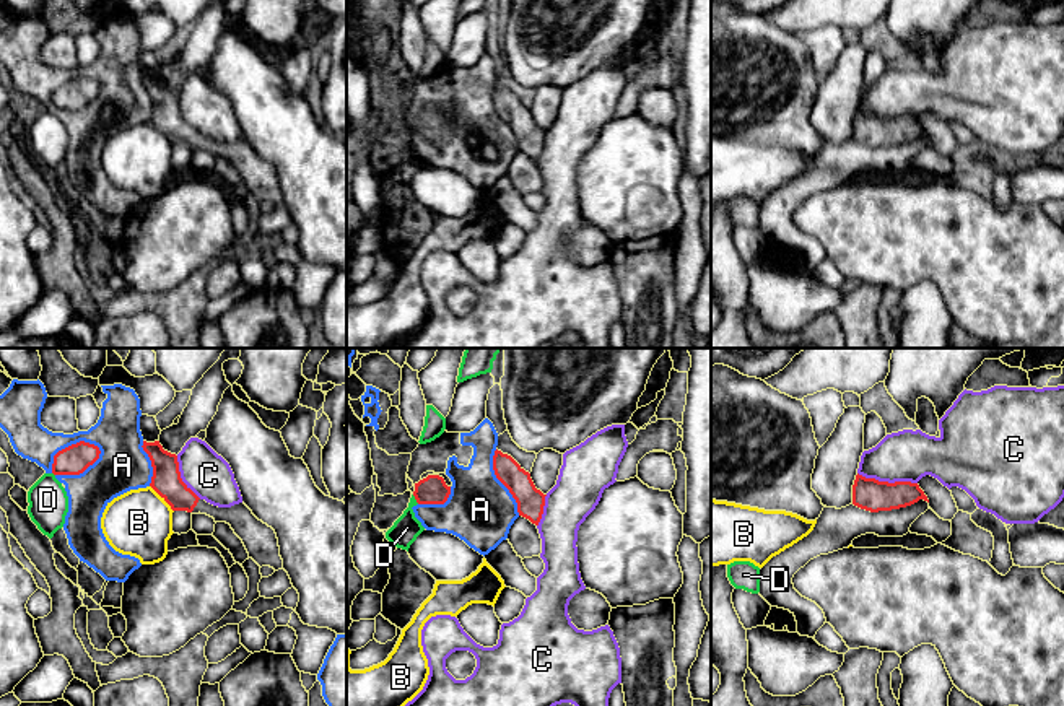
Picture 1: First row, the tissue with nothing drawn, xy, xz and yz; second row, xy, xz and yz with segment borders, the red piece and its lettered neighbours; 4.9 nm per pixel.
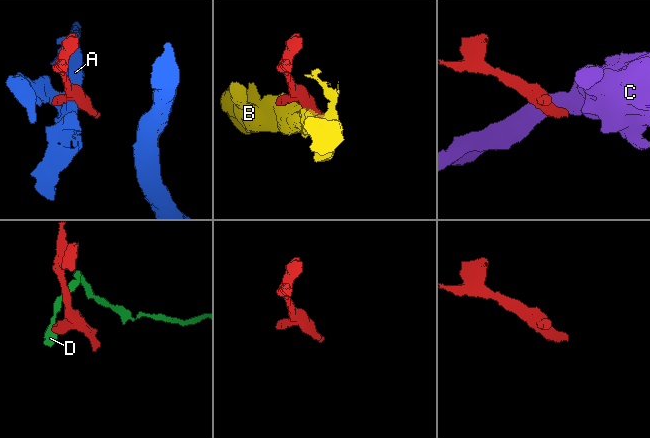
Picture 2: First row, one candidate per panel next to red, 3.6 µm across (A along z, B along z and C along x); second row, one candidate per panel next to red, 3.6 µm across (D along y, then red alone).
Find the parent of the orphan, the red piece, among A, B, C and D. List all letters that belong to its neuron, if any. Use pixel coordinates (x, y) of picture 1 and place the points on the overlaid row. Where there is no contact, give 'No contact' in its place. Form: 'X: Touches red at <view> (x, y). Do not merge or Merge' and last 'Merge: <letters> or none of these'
A: Touches red at xy (69, 446). Do not merge
B: Touches red at xy (161, 496). Do not merge
C: Touches red at yz (887, 482). Do not merge
D: Touches red at xz (415, 498). Do not merge
Merge: none of these

